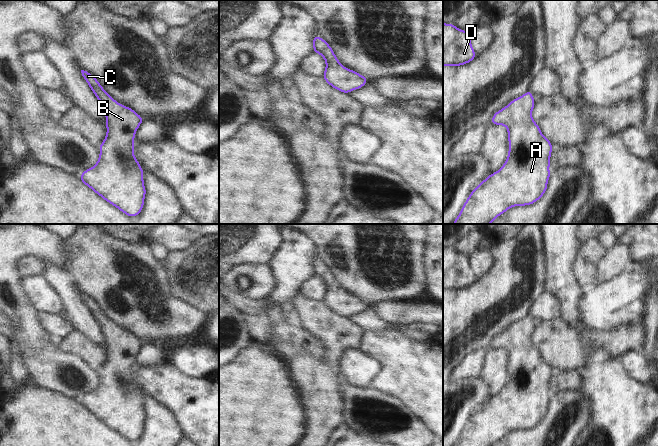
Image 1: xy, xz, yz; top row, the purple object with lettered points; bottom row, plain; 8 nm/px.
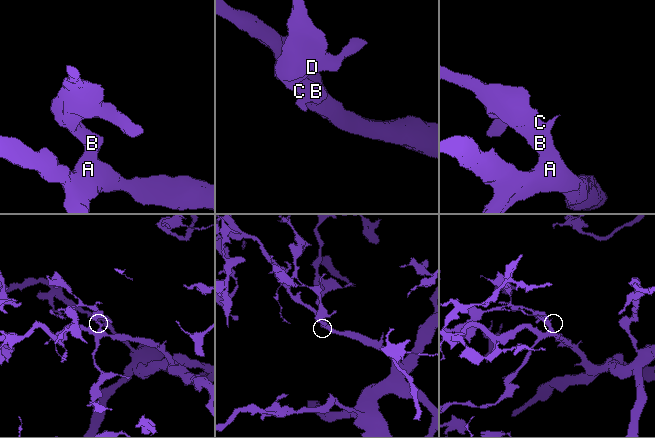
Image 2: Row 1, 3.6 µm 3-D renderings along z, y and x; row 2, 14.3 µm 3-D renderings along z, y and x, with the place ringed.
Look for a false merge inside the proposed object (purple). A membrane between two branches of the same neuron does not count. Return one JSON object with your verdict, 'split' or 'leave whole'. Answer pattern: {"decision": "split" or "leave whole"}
{"decision": "leave whole"}

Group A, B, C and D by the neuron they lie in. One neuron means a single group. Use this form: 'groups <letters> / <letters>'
groups A B C D

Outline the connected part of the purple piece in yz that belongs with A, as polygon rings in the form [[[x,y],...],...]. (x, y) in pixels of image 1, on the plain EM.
[[[528,314],[493,338],[491,348],[507,351],[508,381],[497,396],[490,398],[471,416],[454,446],[493,446],[511,431],[532,429],[546,416],[553,368],[543,360],[531,341],[534,330],[533,318]]]

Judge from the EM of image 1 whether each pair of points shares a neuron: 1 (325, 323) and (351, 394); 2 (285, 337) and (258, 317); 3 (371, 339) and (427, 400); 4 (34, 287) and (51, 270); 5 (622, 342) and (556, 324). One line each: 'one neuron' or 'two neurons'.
1: two neurons
2: two neurons
3: one neuron
4: two neurons
5: one neuron

